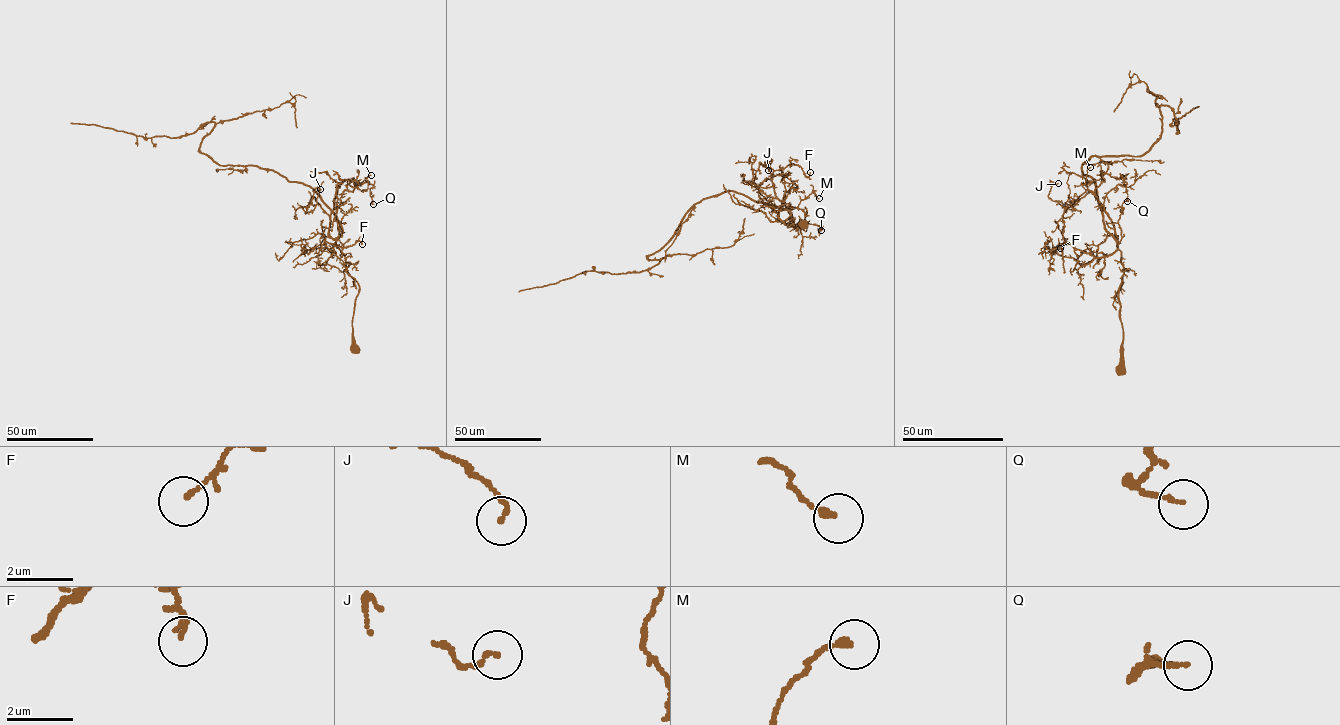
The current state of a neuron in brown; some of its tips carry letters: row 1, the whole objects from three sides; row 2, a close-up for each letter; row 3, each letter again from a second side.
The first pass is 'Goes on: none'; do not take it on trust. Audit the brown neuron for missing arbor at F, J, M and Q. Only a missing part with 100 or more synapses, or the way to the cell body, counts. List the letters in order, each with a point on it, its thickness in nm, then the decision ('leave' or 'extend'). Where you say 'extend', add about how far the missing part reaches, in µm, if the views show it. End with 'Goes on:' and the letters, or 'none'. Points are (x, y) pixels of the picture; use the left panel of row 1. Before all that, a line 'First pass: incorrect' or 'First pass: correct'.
First pass: correct
F: (362, 244) | 90 nm | leave
J: (320, 189) | 130 nm | leave
M: (371, 175) | 200 nm | leave
Q: (373, 204) | 130 nm | leave
Goes on: none

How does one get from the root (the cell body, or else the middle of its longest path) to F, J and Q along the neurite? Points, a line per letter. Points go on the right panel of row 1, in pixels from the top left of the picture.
F: (1120, 368), (1121, 252), (1117, 249), (1094, 258), (1066, 242), (1051, 251), (1065, 243), (1060, 248)
J: (1120, 368), (1118, 292), (1124, 267), (1114, 224), (1092, 192), (1071, 209), (1053, 201), (1049, 193), (1058, 183)
Q: (1120, 368), (1118, 292), (1124, 267), (1114, 224), (1094, 192), (1101, 172), (1119, 179), (1121, 175), (1127, 201)

